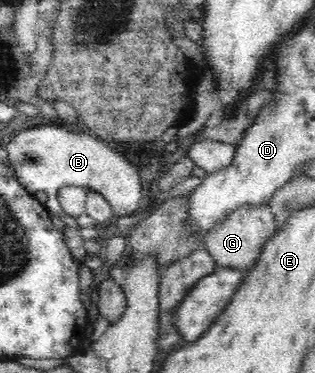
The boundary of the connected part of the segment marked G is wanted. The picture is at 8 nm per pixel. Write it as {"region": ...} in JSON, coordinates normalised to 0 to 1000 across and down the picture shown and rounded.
{"region":[[[775,547],[717,568],[651,630],[651,662],[692,718],[787,721],[806,716],[822,668],[876,614],[870,571],[854,547]]]}

